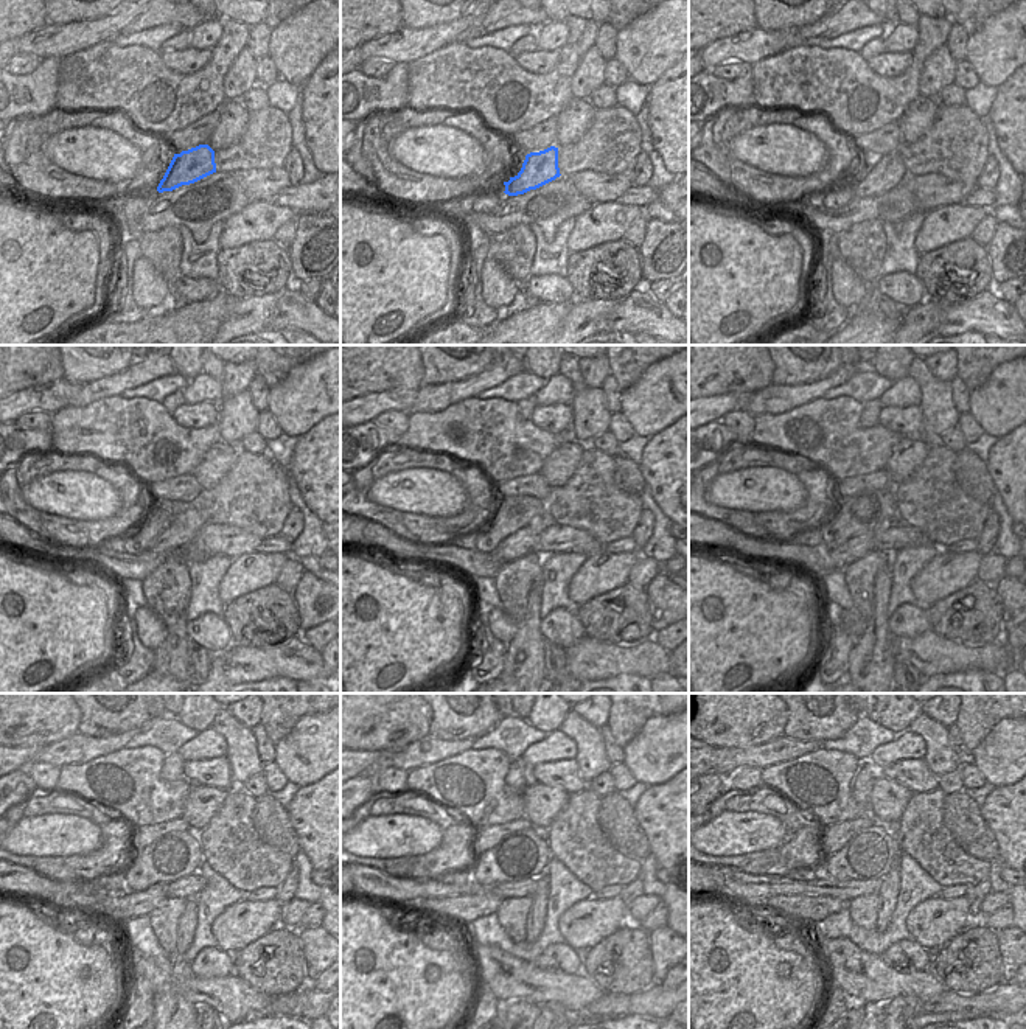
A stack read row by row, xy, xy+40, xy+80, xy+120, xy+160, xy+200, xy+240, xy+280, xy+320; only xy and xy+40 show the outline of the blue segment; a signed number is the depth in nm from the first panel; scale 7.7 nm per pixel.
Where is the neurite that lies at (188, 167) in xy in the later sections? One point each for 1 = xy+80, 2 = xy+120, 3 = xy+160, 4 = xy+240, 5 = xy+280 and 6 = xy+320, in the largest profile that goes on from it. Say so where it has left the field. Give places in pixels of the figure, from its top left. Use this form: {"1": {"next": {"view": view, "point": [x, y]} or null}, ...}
{"1": {"next": {"view": "xy+80", "point": [886, 171]}}, "2": {"next": {"view": "xy+120", "point": [185, 526]}}, "3": {"next": {"view": "xy+160", "point": [523, 541]}}, "4": {"next": {"view": "xy+240", "point": [117, 908]}}, "5": {"next": {"view": "xy+280", "point": [460, 910]}}, "6": {"next": {"view": "xy+320", "point": [802, 908]}}}

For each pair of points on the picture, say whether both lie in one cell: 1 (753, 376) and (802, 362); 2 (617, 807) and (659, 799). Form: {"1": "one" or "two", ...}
{"1": "two", "2": "two"}

